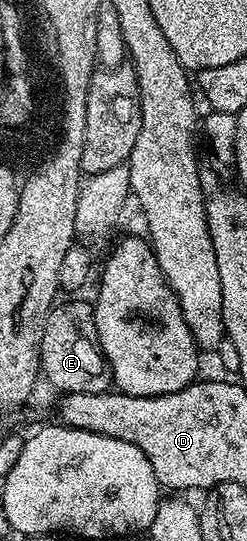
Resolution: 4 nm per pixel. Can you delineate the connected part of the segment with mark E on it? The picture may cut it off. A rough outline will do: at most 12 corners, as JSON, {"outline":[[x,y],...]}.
{"outline":[[55,304],[41,376],[68,393],[105,393],[112,378],[94,306]]}

